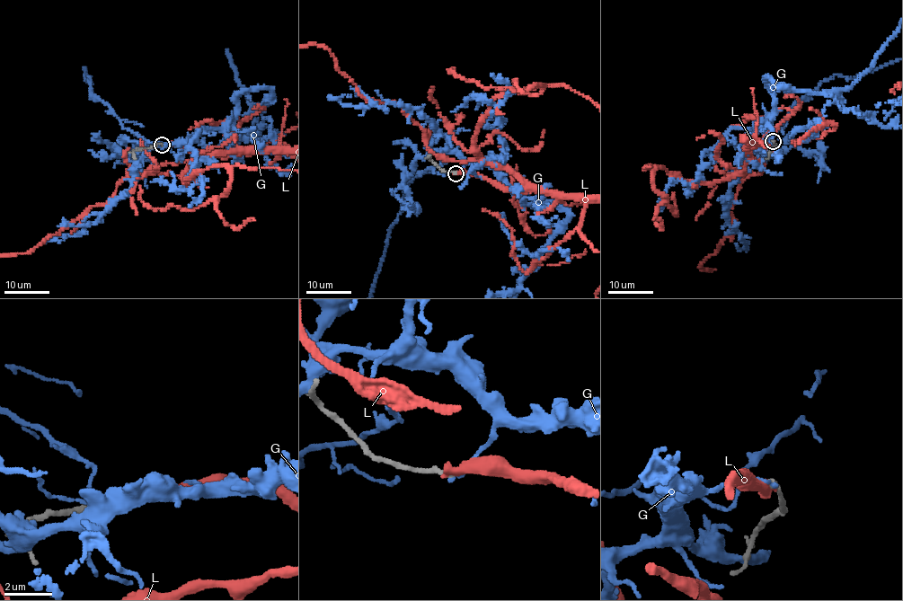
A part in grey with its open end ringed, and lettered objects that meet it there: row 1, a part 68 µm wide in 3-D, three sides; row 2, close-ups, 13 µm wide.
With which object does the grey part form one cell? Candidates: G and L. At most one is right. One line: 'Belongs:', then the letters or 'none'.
Belongs: none

